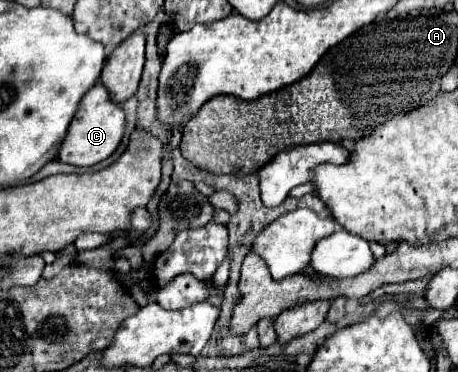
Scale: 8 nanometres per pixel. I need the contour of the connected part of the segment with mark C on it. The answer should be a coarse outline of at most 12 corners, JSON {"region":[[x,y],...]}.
{"region":[[97,83],[85,93],[59,161],[91,167],[113,155],[125,111]]}

